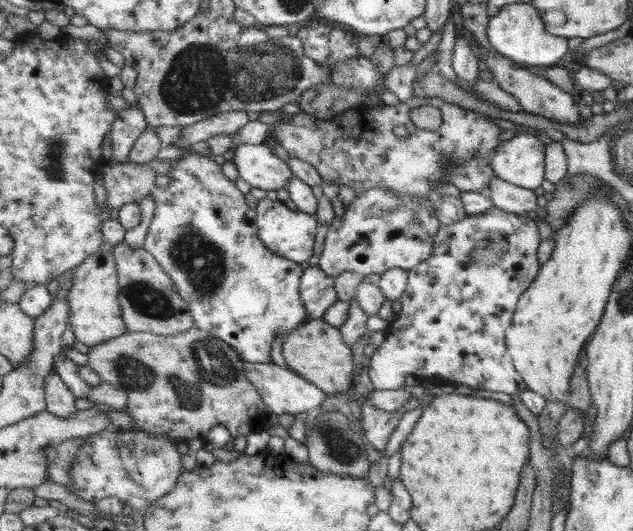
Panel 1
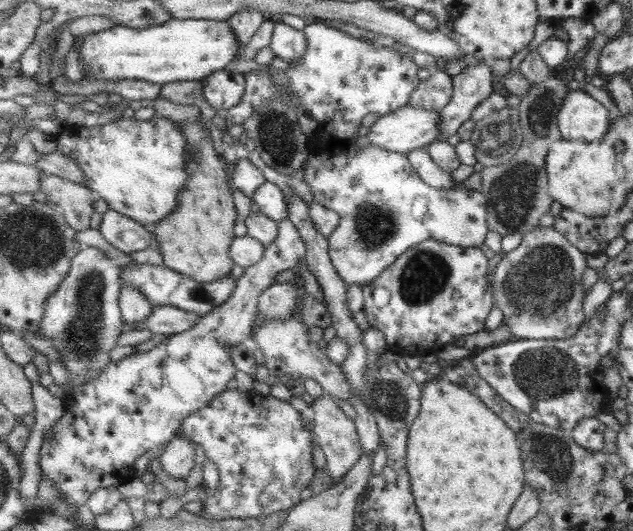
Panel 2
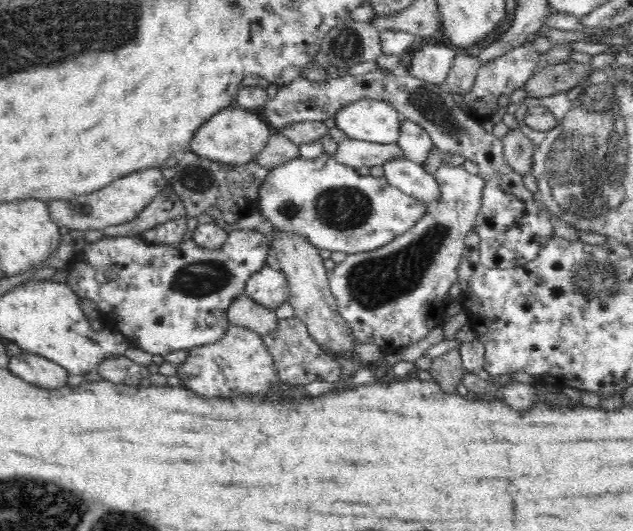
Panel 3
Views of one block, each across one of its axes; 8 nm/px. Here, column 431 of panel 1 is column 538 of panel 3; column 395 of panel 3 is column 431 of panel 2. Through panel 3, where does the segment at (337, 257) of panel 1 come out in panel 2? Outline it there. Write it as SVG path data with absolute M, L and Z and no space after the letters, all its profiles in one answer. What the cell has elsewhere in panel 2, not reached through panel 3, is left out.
M444 69L420 81L419 88L413 92L408 104L414 107L435 109L441 111L445 108L454 93L453 77Z

